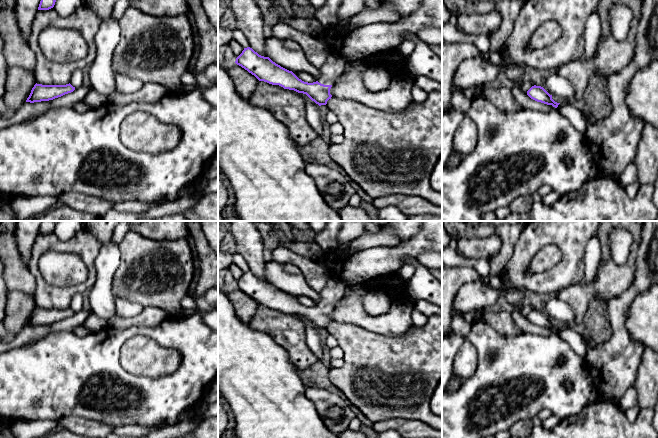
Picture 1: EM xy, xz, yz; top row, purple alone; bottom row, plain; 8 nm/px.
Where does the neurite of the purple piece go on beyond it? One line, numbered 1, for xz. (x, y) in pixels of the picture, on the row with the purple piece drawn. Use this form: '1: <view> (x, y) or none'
1: xz (334, 66)

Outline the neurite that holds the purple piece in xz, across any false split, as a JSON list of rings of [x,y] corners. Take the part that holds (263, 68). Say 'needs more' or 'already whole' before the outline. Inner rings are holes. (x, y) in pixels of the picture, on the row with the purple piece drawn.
needs more | [[[250,47],[244,48],[235,63],[254,75],[259,81],[306,94],[321,106],[326,105],[327,101],[331,99],[330,89],[335,79],[343,74],[347,60],[341,55],[330,53],[324,65],[319,68],[319,79],[313,83],[302,81],[292,71],[276,64],[269,57],[259,55]]]

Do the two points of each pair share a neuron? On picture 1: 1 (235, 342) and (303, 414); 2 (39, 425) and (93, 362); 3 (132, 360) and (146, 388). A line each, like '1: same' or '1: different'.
1: same
2: different
3: different

